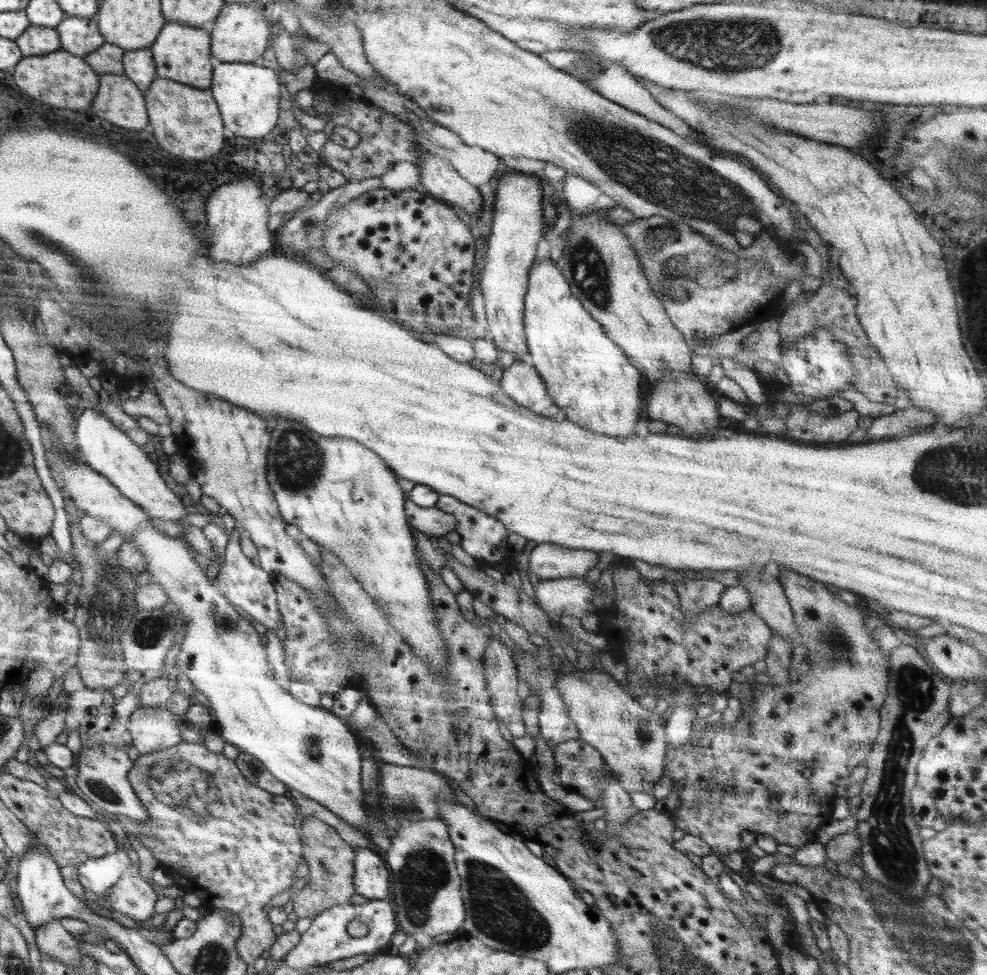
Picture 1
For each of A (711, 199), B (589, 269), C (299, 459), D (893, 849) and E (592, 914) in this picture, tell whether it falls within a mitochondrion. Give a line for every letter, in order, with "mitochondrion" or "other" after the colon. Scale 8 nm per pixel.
A: mitochondrion
B: mitochondrion
C: mitochondrion
D: mitochondrion
E: other

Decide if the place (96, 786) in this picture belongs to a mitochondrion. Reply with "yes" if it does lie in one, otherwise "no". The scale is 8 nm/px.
yes

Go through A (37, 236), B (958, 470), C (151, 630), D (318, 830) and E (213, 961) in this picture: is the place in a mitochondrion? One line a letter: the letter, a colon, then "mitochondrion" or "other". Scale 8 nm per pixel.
A: mitochondrion
B: mitochondrion
C: mitochondrion
D: mitochondrion
E: mitochondrion

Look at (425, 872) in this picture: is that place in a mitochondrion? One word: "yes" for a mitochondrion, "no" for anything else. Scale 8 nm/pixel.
yes

